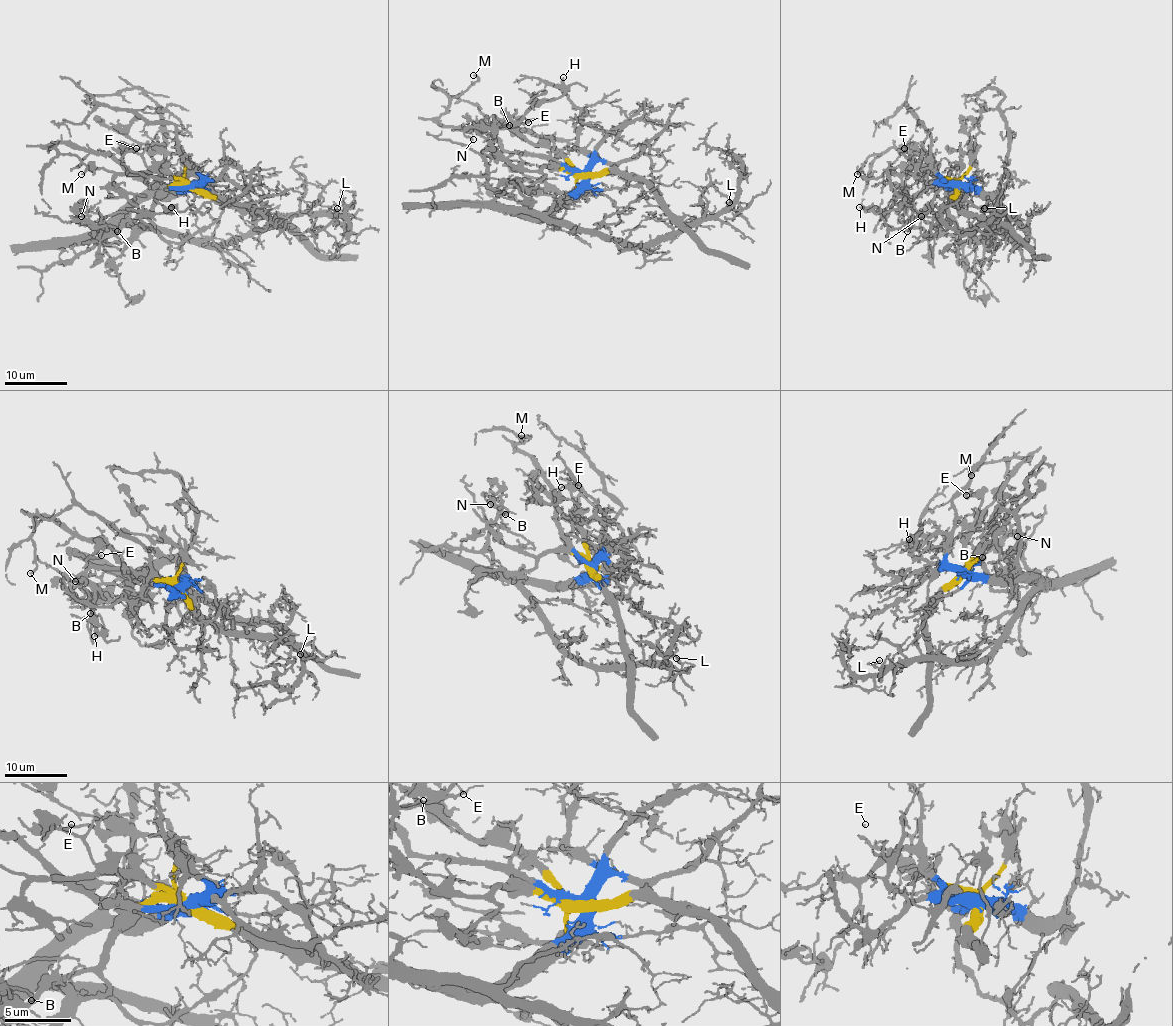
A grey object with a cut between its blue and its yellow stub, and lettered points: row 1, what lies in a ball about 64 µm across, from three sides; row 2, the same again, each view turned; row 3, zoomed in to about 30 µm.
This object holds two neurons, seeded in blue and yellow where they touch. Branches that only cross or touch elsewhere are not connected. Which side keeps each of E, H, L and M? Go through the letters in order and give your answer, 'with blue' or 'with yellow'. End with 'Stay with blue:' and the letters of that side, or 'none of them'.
E: with yellow
H: with yellow
L: with blue
M: with blue
Stay with blue: L, M

